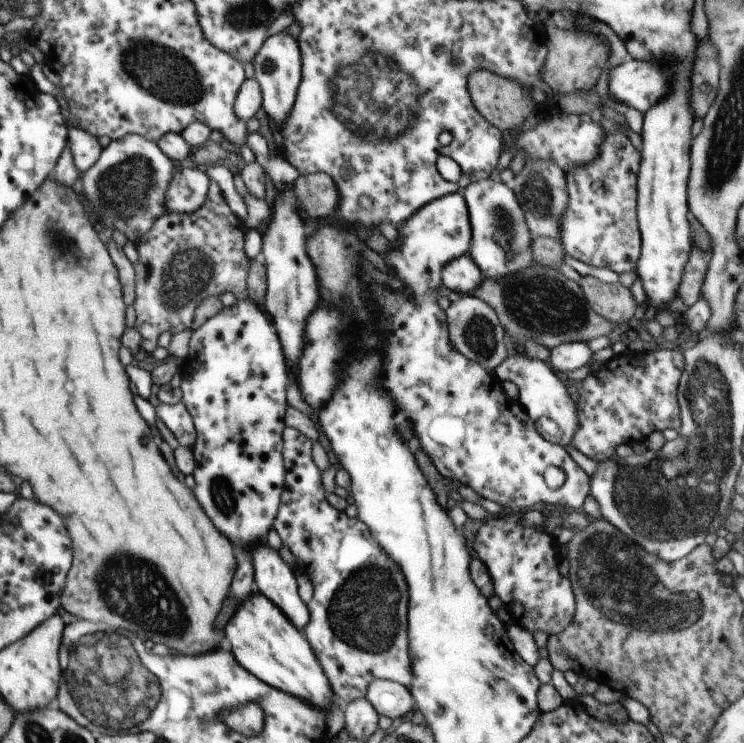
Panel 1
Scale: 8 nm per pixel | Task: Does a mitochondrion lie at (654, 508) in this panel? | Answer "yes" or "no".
yes

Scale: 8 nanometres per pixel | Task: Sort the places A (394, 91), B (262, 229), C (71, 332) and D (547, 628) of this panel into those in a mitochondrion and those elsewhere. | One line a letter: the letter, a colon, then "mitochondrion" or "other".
A: mitochondrion
B: other
C: other
D: other

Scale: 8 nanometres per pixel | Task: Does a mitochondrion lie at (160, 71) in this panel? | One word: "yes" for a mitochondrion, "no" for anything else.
yes

